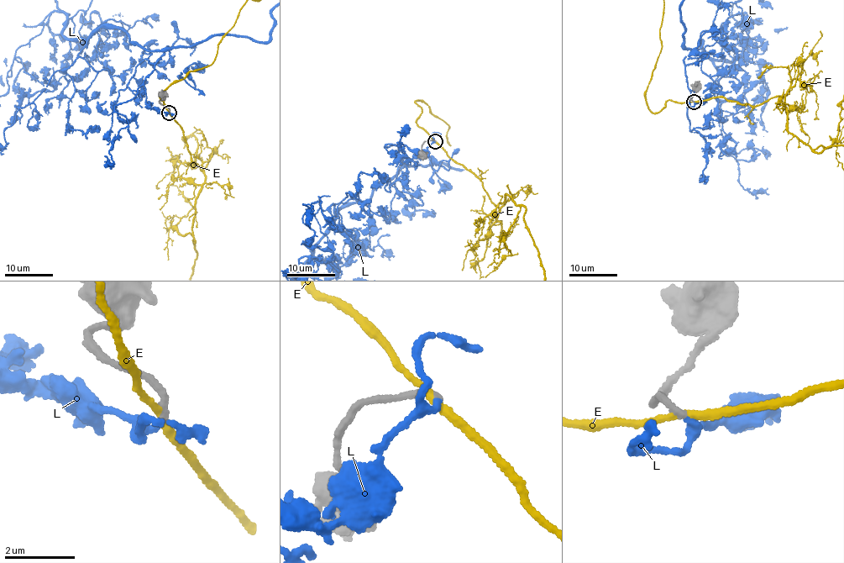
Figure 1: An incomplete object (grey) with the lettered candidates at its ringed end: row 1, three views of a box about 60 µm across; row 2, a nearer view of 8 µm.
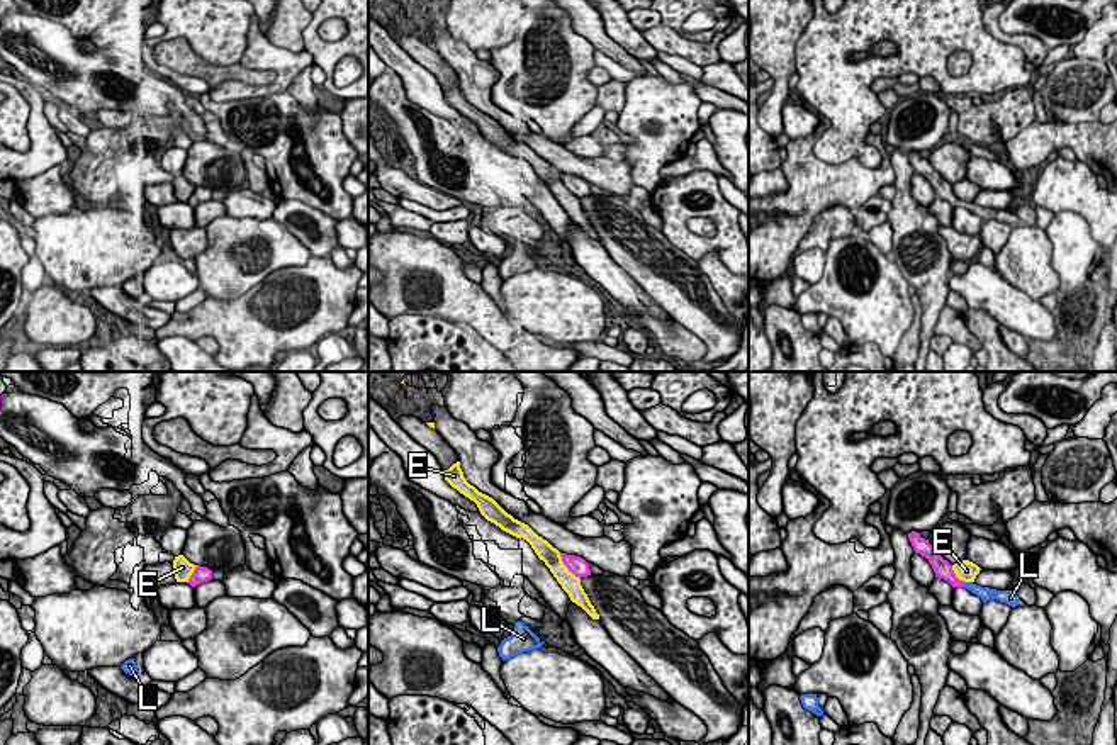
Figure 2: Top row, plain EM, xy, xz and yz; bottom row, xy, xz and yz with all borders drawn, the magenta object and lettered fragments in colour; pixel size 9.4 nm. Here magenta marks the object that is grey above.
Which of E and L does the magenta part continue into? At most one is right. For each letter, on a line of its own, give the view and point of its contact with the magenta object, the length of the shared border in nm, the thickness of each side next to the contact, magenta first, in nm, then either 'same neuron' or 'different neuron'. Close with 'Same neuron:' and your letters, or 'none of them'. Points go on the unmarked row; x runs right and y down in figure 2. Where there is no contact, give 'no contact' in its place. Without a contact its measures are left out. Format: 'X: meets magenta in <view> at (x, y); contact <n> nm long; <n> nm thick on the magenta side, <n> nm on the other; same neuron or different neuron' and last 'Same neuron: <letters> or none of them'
E: meets magenta in xz at (567, 187); contact 320 nm long; 180 nm thick on the magenta side, 180 nm on the other; different neuron
L: meets magenta in yz at (963, 204); contact 50 nm long; 170 nm thick on the magenta side, 130 nm on the other; same neuron
Same neuron: L

